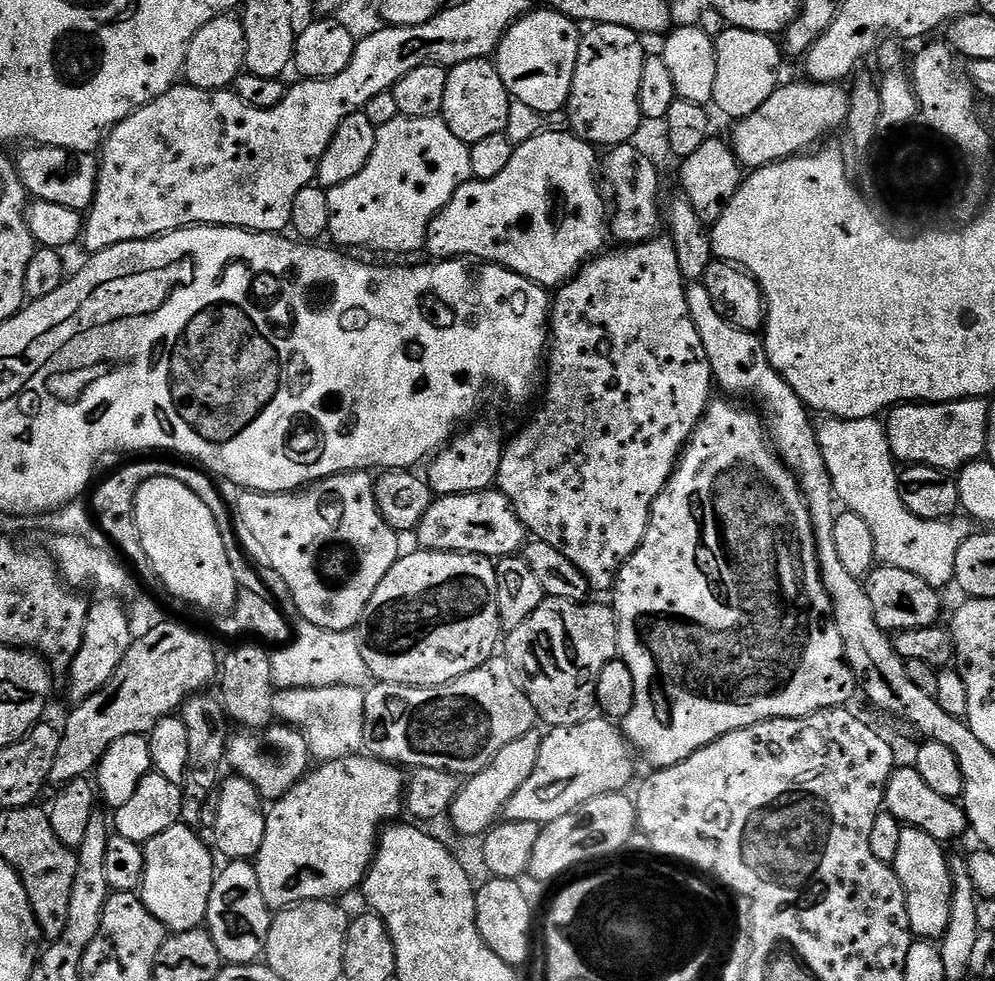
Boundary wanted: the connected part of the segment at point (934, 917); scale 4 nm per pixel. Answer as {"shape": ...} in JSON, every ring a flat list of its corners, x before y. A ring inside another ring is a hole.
{"shape":[[902,827,902,839,898,842,898,858,895,862,896,877,902,882,906,894,906,914,910,918,913,937,936,942,950,926,950,902,952,901,952,865,950,856,944,853,945,845,930,838,917,828]]}

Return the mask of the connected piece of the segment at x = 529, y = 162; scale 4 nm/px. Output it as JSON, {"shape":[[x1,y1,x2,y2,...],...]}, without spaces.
{"shape":[[545,130,538,133,534,138,527,140,525,144,515,145,506,170,502,170,502,174,498,174,498,178,490,178,489,180,473,178,467,184,461,184,459,190,454,194,454,198,450,198,450,202,446,202,444,209,433,218,428,227,428,243,426,245,426,252,432,255,429,257,436,262,471,258,486,264,497,264,516,272,519,276,526,277,527,280,533,280,534,283,539,284,545,290,559,289,560,285,568,283,589,260,605,251,604,239,609,239,610,236,608,221,610,208,609,205,608,208,604,205,604,196,600,193,599,186,596,185,596,176,598,180,598,156,596,160,596,152,597,149,593,145,587,144,584,140,579,140,568,130]]}

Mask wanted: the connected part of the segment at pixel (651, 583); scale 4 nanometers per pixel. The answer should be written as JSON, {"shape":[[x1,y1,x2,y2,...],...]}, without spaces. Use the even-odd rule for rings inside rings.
{"shape":[[716,398,709,403,667,486,652,503,646,538,616,575,611,593,618,630,616,650,619,659,630,666,630,674,634,674,634,706,622,721,622,731,633,749,652,763,653,769,674,766,739,728,749,728,767,720,802,718,827,708,845,707,849,703,847,700,858,692,856,676,844,657,842,634,838,634,838,626,834,622,832,600,821,580,816,533,812,515,801,494,799,479,785,467,772,447,763,419,755,411,752,413,739,408,736,405,739,403,731,399,720,399,724,400]]}

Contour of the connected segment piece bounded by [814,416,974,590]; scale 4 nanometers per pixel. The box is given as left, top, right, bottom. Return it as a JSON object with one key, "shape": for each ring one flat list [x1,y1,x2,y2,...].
{"shape":[[824,416,815,421,814,427,837,501,847,511,866,518,866,526,874,534,877,561,890,568,910,570,910,574,918,574,922,582,937,590,951,585,956,578,958,550,973,535,973,525,959,518,923,520,907,509,899,496,898,464,892,458,888,434,879,419,839,420]]}

